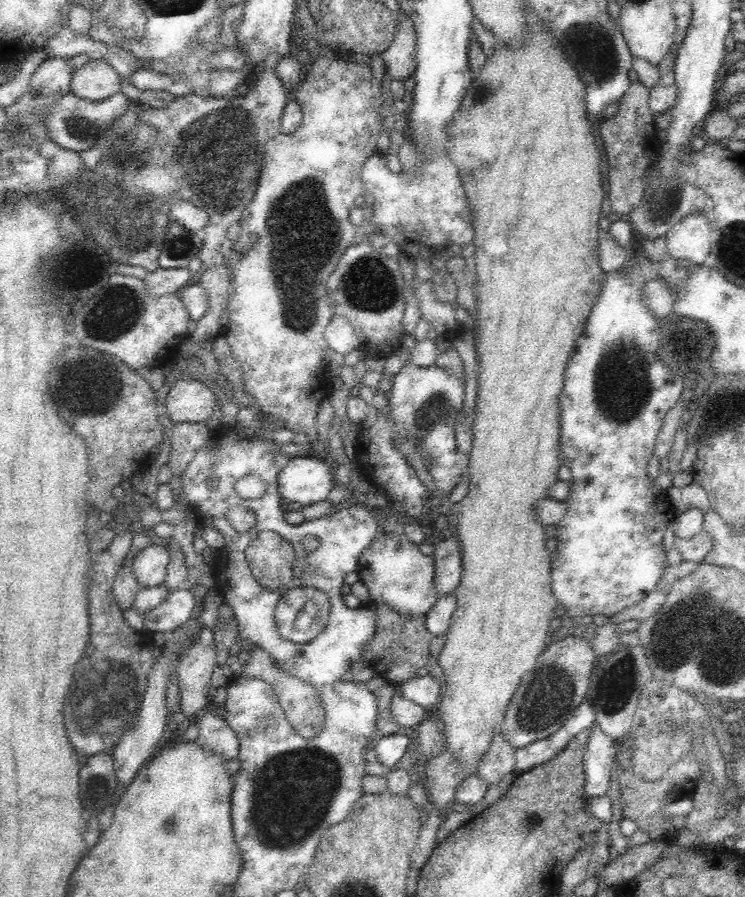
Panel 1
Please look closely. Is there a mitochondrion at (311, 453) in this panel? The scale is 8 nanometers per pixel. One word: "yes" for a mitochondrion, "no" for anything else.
no

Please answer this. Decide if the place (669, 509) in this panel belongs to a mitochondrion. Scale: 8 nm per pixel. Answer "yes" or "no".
no

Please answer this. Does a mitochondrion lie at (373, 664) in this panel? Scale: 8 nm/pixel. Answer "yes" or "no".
no

